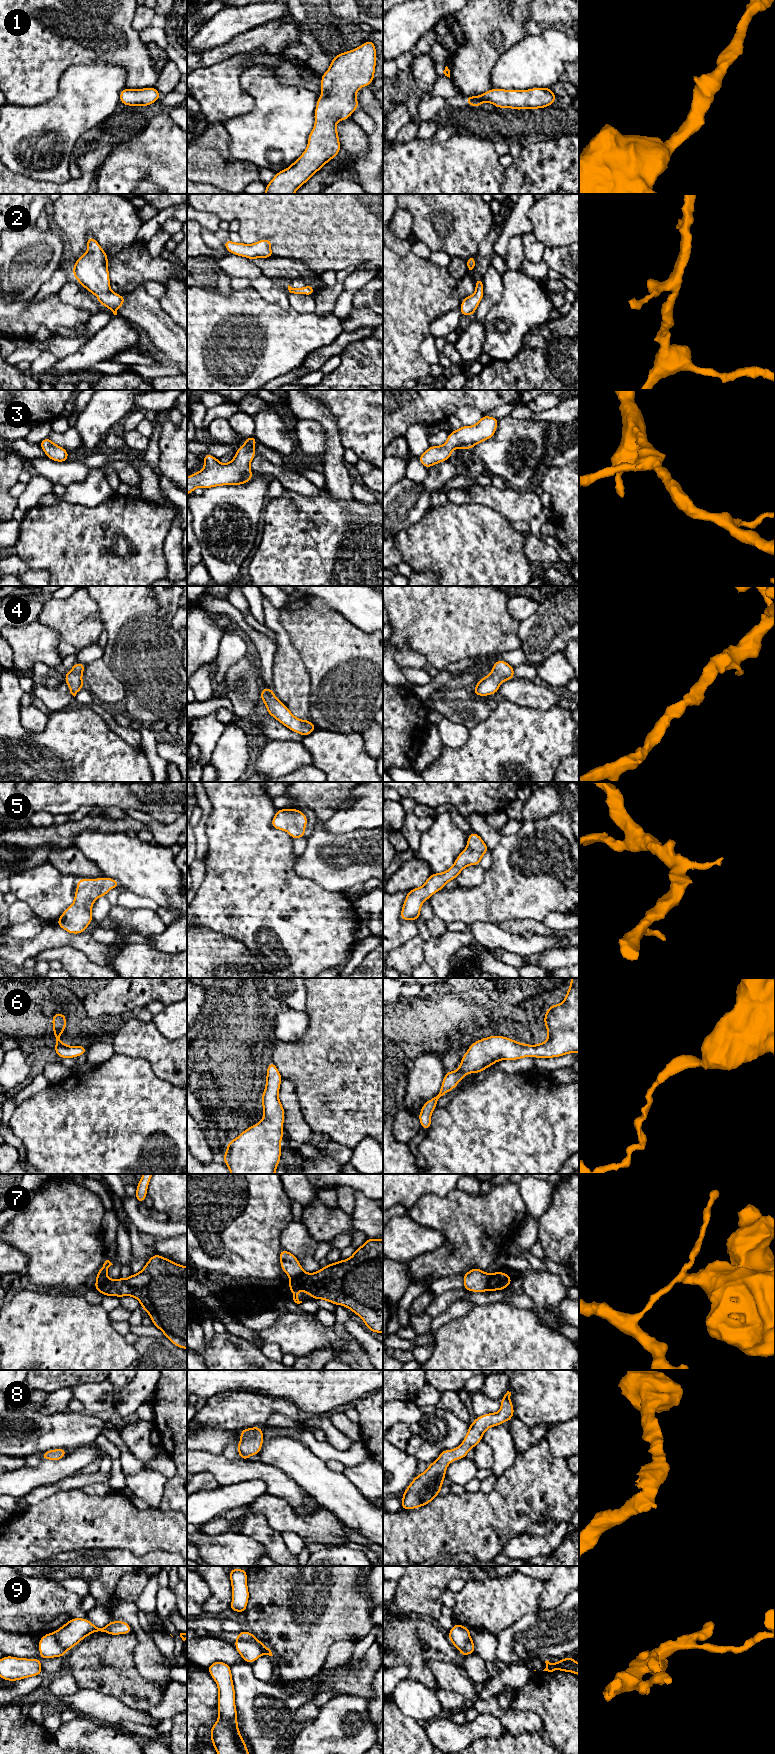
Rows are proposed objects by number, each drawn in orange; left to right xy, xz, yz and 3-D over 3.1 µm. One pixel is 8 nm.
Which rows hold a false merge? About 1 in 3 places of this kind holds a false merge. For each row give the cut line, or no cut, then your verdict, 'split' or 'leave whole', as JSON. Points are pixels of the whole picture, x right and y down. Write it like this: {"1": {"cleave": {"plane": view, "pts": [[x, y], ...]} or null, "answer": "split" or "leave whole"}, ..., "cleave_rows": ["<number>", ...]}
{"1": {"cleave": null, "answer": "leave whole"}, "2": {"cleave": null, "answer": "leave whole"}, "3": {"cleave": null, "answer": "leave whole"}, "4": {"cleave": null, "answer": "leave whole"}, "5": {"cleave": null, "answer": "leave whole"}, "6": {"cleave": null, "answer": "leave whole"}, "7": {"cleave": {"plane": "xy", "pts": [[107, 1277], [95, 1288]]}, "answer": "split"}, "8": {"cleave": null, "answer": "leave whole"}, "9": {"cleave": {"plane": "xz", "pts": [[236, 1640], [252, 1641], [261, 1648], [263, 1653]]}, "answer": "split"}, "cleave_rows": ["7", "9"]}

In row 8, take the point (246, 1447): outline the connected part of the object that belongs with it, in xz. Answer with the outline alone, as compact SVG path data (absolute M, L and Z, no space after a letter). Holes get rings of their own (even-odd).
M260 1426L253 1428L241 1429L241 1441L237 1443L237 1451L240 1460L247 1460L251 1455L258 1455L262 1448L264 1435Z

